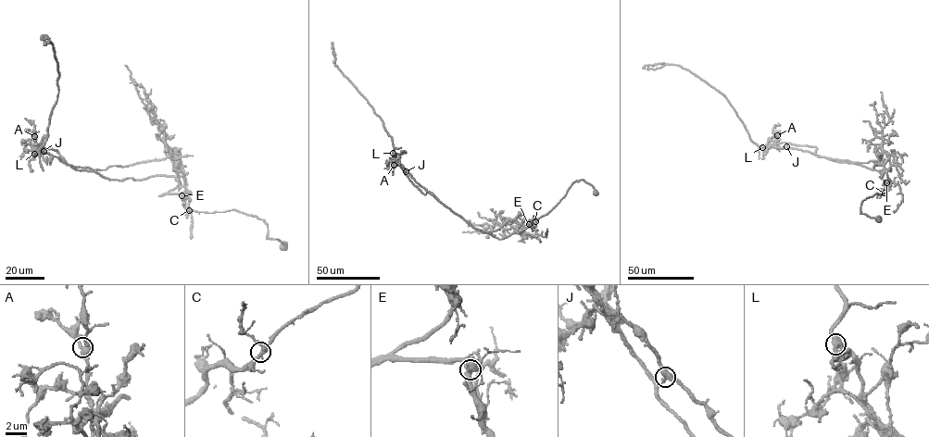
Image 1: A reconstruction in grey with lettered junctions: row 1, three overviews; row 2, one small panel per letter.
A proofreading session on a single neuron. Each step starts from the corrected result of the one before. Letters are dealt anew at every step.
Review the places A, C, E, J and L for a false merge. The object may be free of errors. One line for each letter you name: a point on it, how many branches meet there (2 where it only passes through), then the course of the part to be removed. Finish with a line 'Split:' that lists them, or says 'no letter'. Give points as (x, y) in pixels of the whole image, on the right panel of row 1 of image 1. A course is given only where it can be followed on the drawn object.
J: at (786, 146); 3 branches meet; foreign part runs (786, 146), (851, 162), (881, 160), (877, 156), (882, 156), (882, 131), (889, 119), (881, 92)
Split: J

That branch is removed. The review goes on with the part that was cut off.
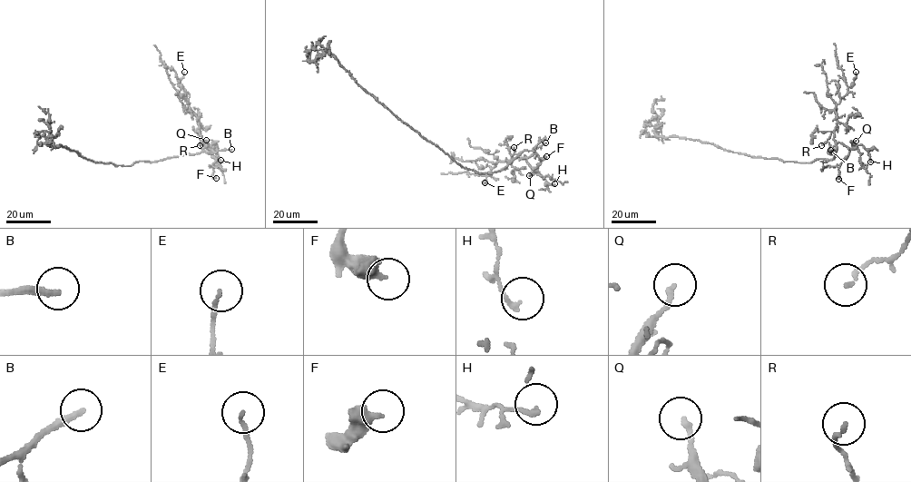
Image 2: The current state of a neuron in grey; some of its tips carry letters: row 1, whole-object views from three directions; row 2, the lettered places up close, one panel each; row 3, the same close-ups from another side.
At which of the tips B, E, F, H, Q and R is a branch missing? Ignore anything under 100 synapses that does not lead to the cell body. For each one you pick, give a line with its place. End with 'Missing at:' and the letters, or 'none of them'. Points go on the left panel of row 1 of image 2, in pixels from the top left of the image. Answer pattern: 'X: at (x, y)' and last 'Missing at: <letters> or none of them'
B: at (231, 149)
Missing at: B

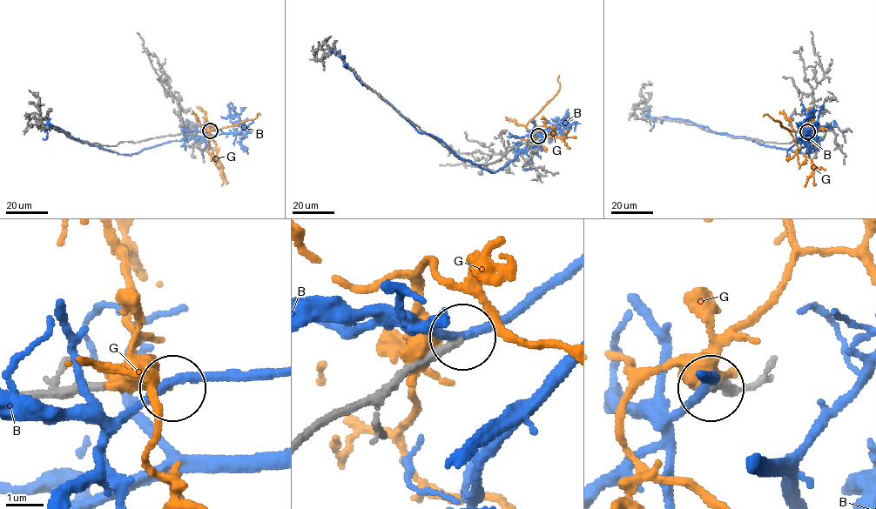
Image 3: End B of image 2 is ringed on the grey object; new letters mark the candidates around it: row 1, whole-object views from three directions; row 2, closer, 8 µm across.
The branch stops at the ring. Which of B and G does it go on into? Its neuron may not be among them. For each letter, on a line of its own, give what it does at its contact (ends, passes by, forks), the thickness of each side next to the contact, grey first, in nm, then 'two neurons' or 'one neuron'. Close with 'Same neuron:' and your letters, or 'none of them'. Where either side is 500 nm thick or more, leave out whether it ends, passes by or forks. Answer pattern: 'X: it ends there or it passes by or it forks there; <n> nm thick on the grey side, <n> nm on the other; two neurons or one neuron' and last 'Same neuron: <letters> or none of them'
B: it passes by; 240 nm thick on the grey side, 220 nm on the other; two neurons
G: it forks there; 320 nm thick on the grey side, 400 nm on the other; two neurons
Same neuron: none of them

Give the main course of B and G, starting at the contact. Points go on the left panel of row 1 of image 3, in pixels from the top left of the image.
B: (210, 130), (222, 132), (199, 139), (171, 140), (126, 155), (73, 138), (51, 125), (37, 129)
G: (207, 130), (234, 125), (255, 118), (258, 113), (260, 115)

